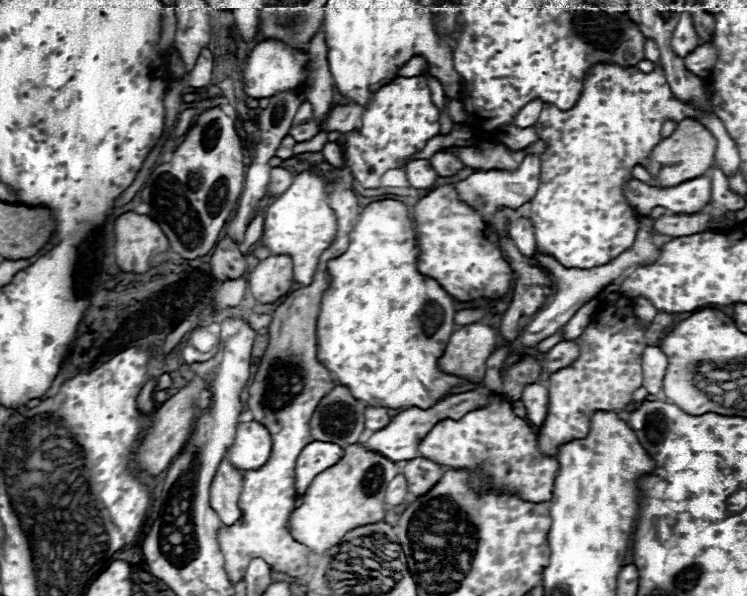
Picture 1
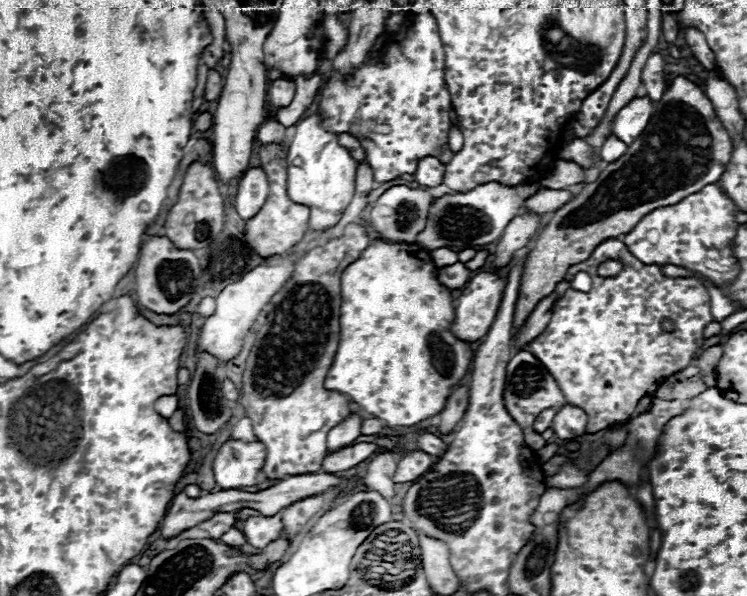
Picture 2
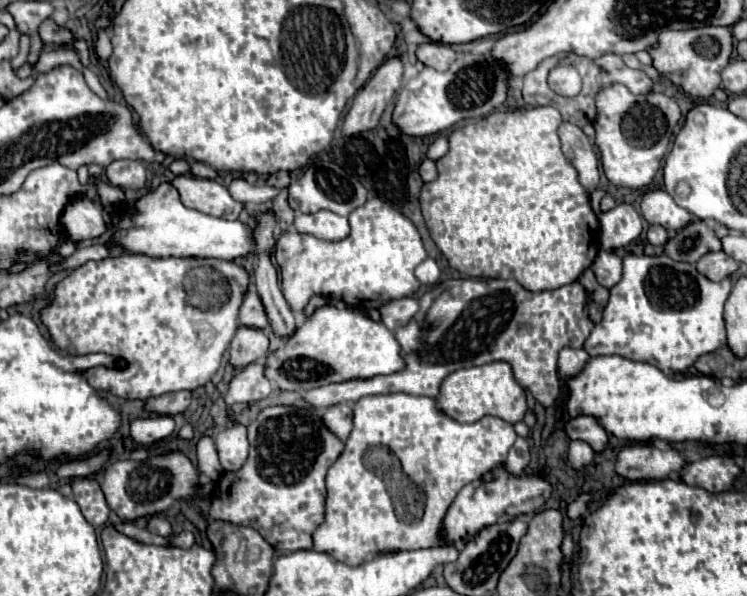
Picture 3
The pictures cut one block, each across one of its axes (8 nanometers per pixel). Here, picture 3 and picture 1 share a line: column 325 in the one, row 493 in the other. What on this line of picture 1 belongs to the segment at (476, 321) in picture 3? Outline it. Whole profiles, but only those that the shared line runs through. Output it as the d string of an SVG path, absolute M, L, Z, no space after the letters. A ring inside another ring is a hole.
M402 474L394 476L394 480L388 484L386 488L386 506L392 508L392 506L398 506L408 494L408 484L406 484L406 478Z

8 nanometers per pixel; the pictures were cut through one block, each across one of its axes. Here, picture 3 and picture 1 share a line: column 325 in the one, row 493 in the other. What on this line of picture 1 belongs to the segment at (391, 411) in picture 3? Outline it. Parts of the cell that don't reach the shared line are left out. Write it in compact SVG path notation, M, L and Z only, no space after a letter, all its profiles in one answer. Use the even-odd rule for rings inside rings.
M490 402L486 408L468 412L460 420L440 420L418 446L420 454L448 468L484 468L490 482L518 492L528 502L552 500L558 460L544 456L538 446L536 428L512 412L510 402Z

